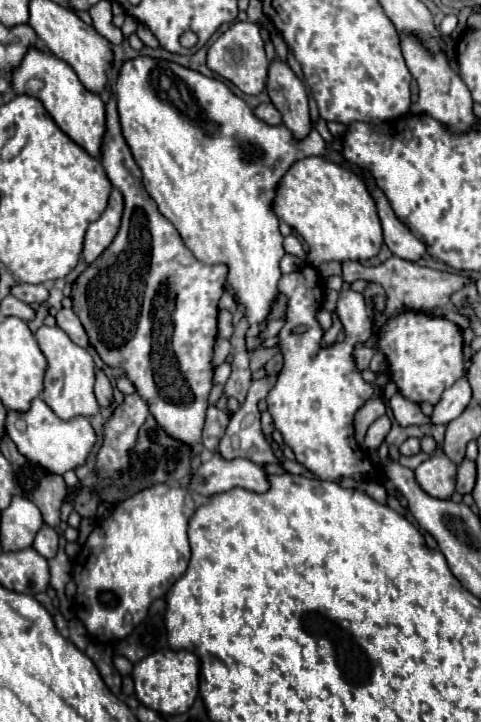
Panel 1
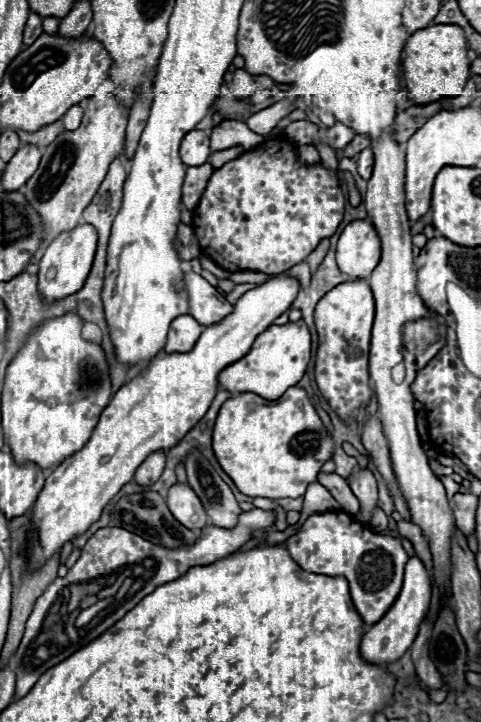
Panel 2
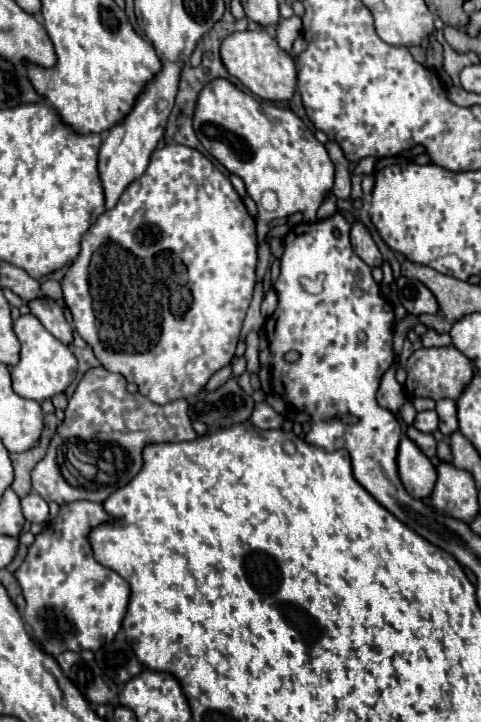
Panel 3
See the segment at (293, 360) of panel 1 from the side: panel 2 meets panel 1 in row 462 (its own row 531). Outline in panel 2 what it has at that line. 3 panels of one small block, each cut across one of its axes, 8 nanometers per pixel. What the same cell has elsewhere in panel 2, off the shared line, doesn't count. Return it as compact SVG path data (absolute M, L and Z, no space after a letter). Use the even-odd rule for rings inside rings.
M334 510L310 516L302 530L286 540L290 556L300 564L302 570L326 576L346 576L350 582L352 602L366 626L376 624L388 608L394 604L404 576L404 564L408 554L402 548L400 538L376 534L370 528L356 522L350 514Z

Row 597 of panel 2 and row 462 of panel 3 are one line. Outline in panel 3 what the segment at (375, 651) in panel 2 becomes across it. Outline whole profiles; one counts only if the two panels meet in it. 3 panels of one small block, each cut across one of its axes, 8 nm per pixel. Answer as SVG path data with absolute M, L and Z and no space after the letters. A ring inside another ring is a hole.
M406 436L398 448L398 474L408 494L416 498L428 498L432 494L436 484L436 468Z

